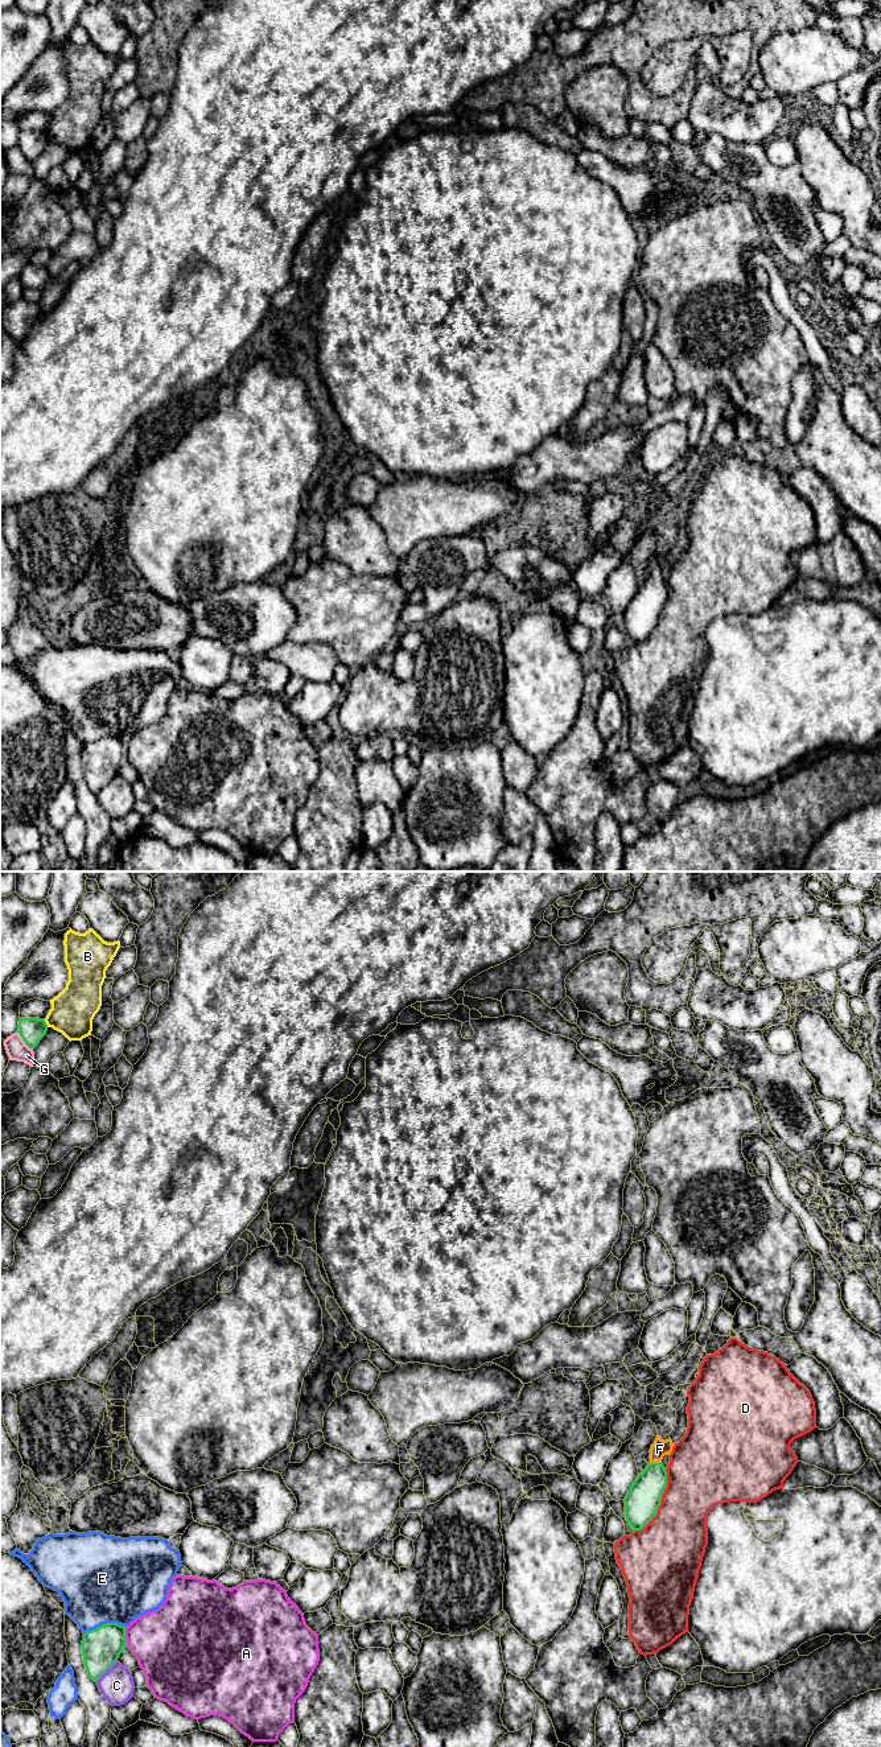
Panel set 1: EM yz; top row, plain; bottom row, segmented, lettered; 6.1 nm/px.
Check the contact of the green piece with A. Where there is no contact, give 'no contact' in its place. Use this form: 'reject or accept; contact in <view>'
reject; contact in yz

